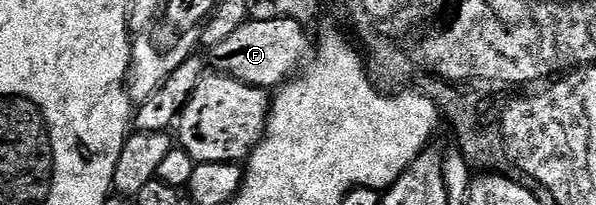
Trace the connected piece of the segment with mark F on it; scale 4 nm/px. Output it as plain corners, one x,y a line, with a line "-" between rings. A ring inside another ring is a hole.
249,18
226,42
218,42
218,46
210,49
210,64
217,73
227,74
247,84
253,84
255,88
275,90
281,84
293,79
301,71
302,65
309,59
308,36
304,33
305,25
298,20
253,20

